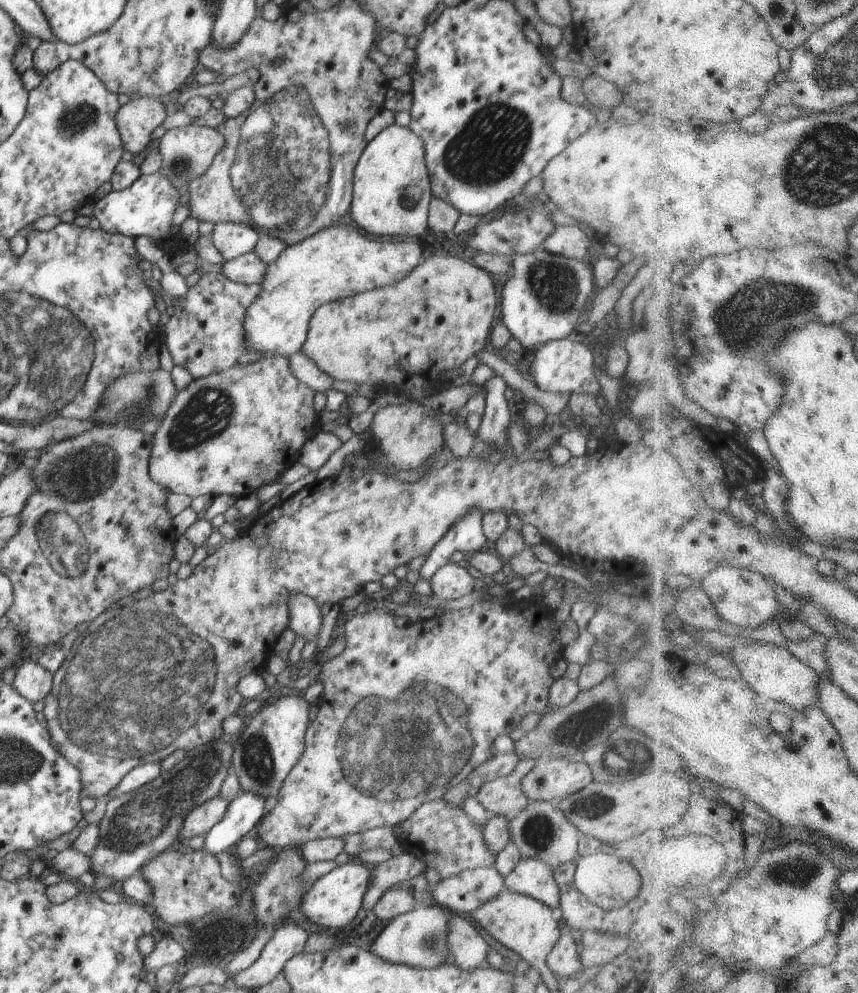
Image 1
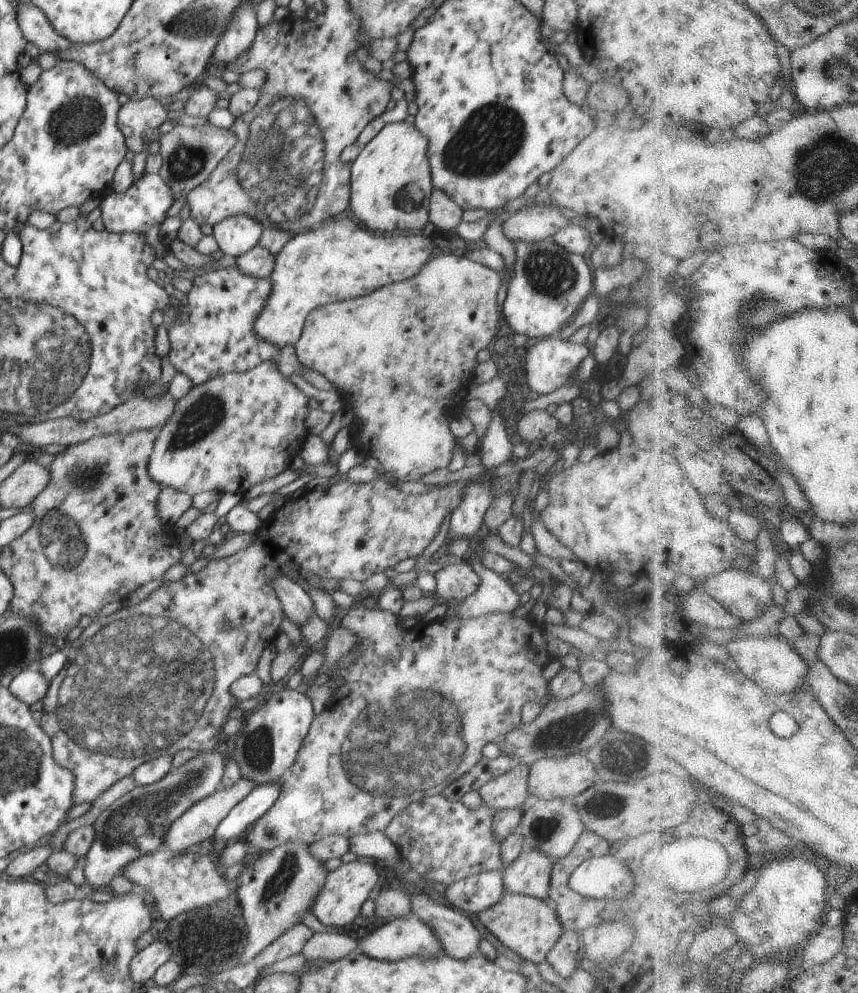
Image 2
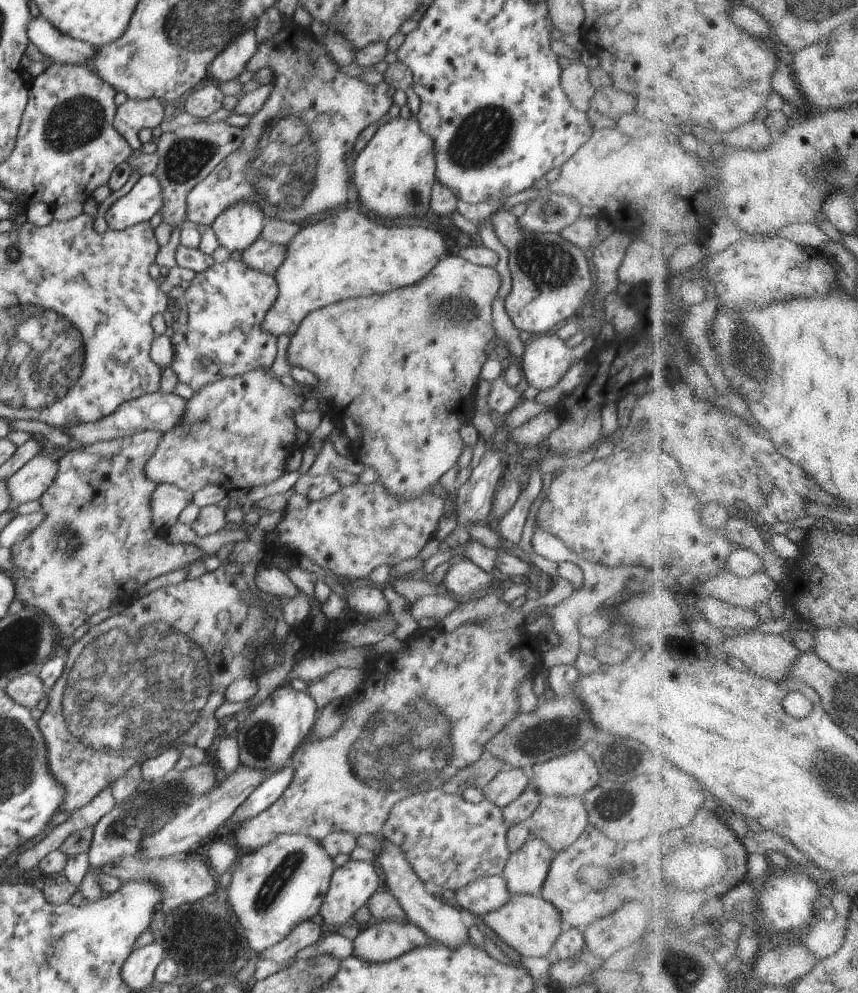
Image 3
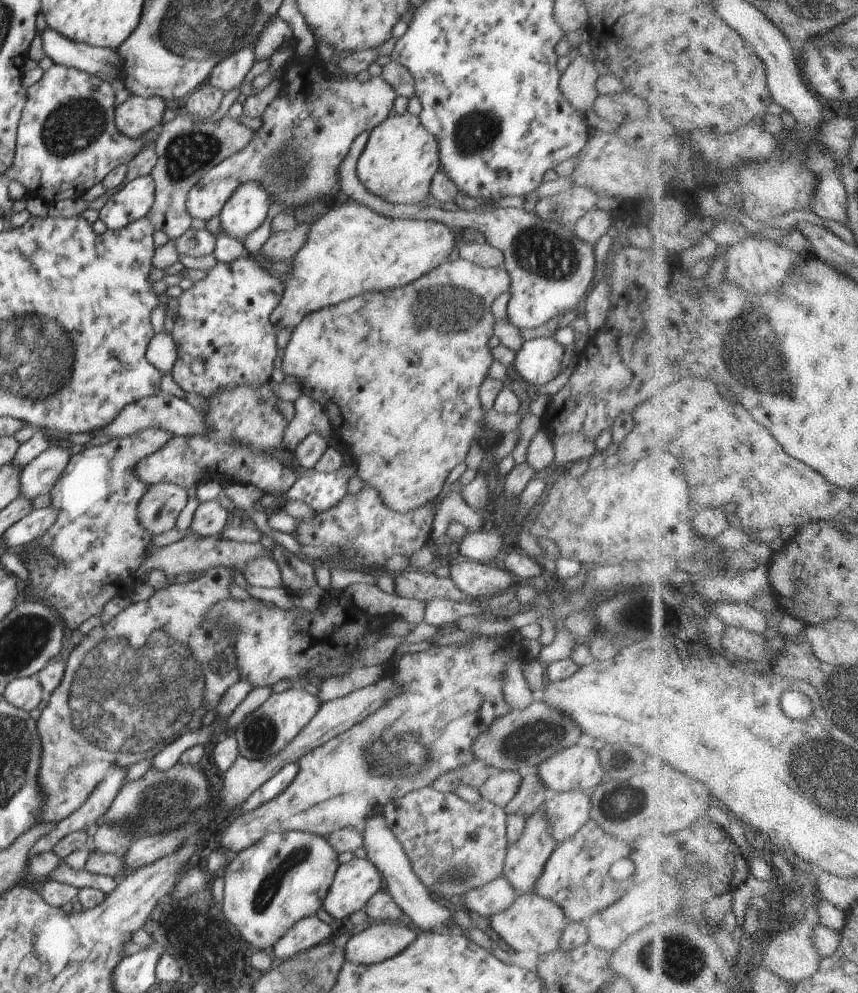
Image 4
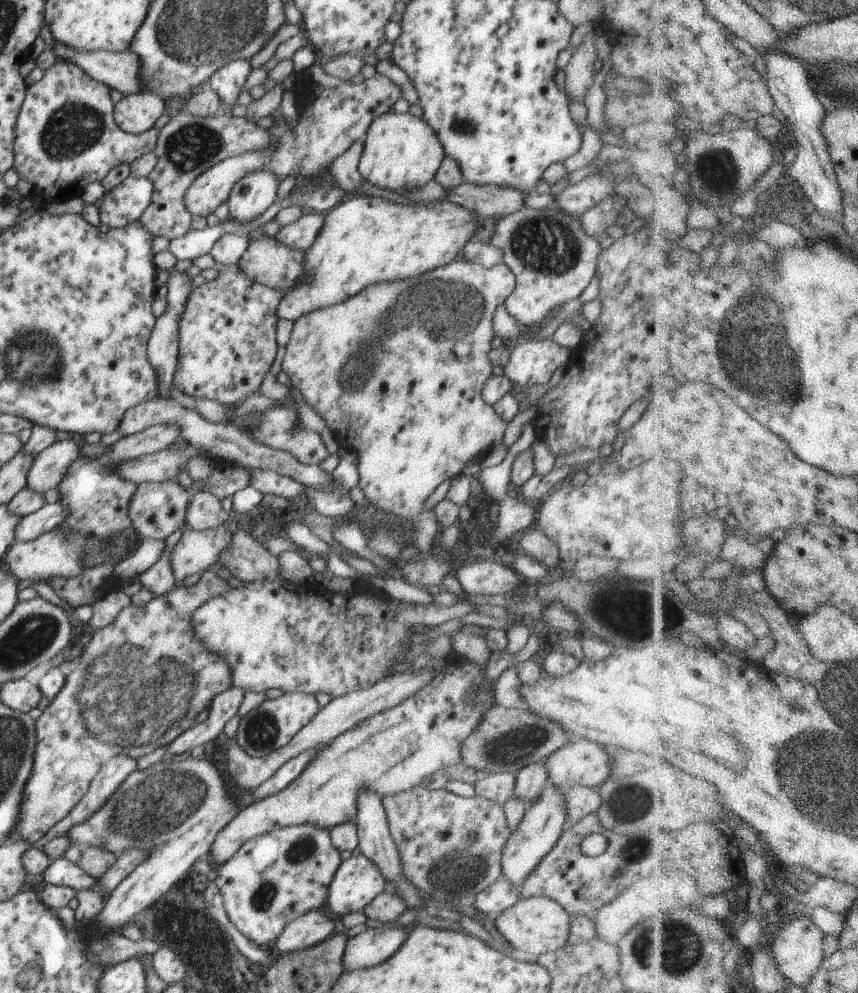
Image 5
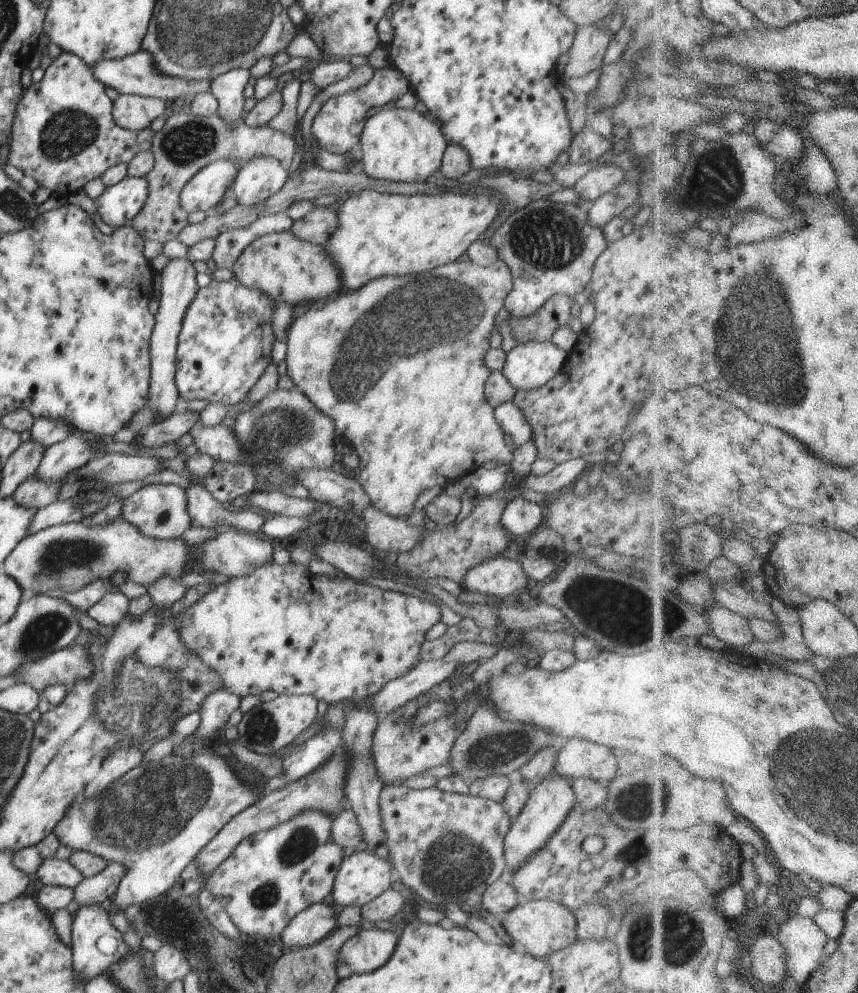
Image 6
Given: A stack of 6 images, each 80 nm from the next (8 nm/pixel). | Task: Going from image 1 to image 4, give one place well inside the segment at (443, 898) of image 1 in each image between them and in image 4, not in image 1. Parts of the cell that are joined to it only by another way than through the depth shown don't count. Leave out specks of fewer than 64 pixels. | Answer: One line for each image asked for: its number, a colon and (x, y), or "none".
2: (477, 893)
3: (486, 894)
4: (493, 897)

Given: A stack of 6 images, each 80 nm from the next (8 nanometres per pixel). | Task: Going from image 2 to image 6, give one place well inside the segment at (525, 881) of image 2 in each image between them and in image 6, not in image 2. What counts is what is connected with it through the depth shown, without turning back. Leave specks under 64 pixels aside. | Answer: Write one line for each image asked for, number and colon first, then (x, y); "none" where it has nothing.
3: (526, 870)
4: (525, 858)
5: (543, 824)
6: (549, 803)

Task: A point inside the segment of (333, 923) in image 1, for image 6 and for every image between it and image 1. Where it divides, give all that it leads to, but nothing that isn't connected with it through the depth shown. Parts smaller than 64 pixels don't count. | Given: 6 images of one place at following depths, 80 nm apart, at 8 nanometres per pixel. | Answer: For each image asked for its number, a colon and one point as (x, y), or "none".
2: (339, 903)
3: (352, 884)
4: (354, 883)
5: (357, 882)
6: (362, 877)

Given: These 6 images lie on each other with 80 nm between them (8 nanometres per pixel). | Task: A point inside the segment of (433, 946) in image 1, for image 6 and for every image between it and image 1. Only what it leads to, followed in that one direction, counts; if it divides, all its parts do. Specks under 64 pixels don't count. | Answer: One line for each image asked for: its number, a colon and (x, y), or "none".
2: (400, 938)
3: (382, 941)
4: (381, 941)
5: (374, 946)
6: (369, 949)

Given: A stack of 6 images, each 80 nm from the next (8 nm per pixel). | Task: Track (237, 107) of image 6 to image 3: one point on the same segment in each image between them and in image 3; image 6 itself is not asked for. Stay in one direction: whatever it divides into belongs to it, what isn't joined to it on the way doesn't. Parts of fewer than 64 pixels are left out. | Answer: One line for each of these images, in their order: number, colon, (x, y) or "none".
3: (232, 61)
4: (228, 74)
5: (227, 82)

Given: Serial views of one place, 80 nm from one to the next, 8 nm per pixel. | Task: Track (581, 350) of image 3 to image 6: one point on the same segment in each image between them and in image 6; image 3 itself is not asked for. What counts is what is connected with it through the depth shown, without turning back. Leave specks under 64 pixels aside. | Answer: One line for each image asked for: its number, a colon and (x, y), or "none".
4: (538, 361)
5: (534, 362)
6: (529, 366)

